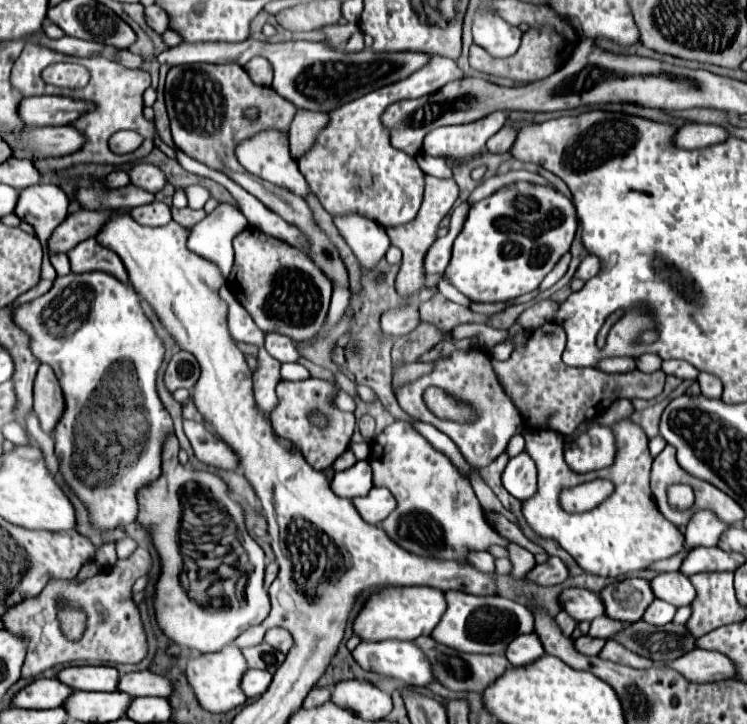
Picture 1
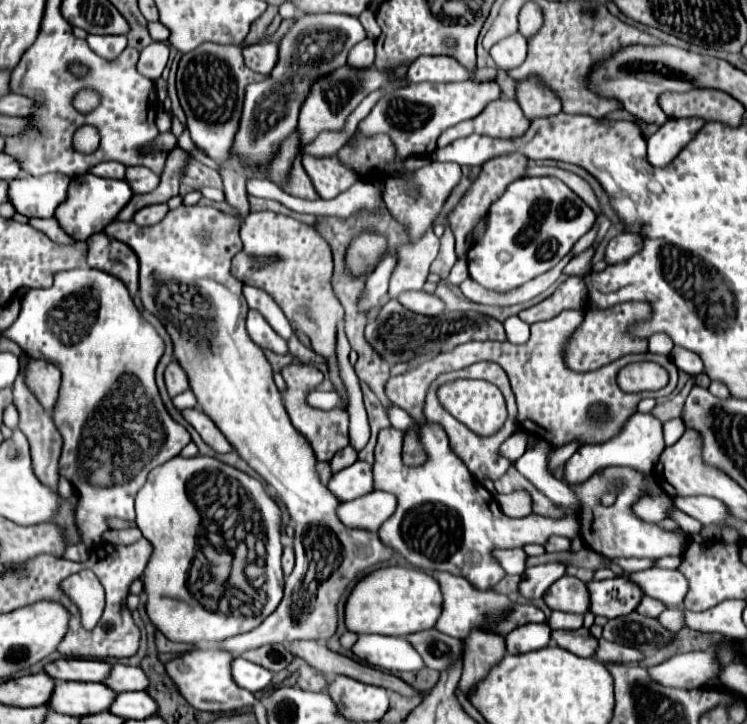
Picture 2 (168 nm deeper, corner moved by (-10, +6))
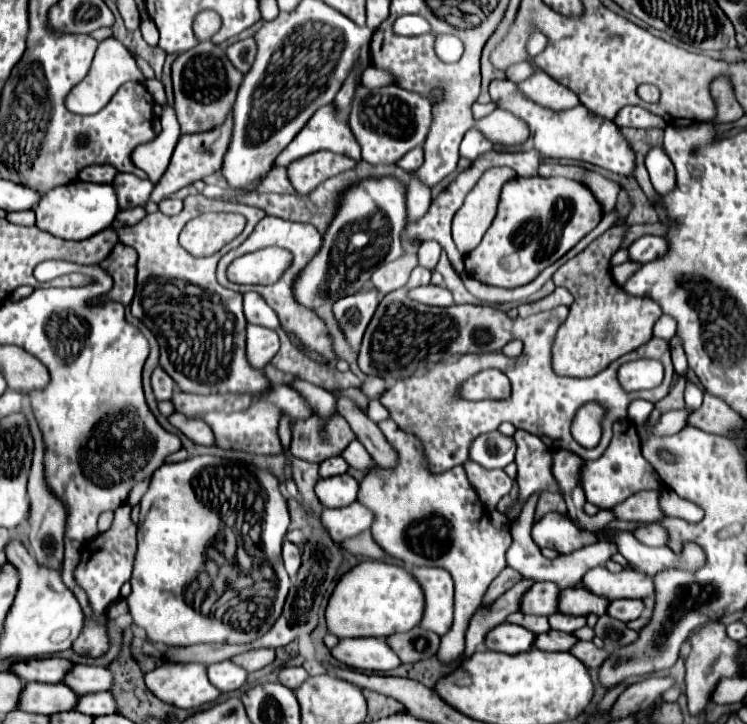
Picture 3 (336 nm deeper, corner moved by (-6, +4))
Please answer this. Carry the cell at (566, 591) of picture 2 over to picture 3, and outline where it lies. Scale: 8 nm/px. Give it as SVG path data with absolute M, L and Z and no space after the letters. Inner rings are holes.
M533 583L531 591L523 595L523 607L519 607L523 613L531 615L553 615L557 613L557 601L559 601L559 587L555 583Z

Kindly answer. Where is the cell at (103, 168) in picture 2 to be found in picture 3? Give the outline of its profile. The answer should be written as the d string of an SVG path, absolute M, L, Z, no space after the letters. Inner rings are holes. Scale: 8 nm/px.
M89 165L79 171L79 179L91 183L113 183L117 169L111 165Z

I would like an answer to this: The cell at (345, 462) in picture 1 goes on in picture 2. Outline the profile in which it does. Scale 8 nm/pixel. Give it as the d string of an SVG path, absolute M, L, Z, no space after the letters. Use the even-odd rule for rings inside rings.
M349 445L349 447L341 449L339 453L335 453L335 457L331 459L331 469L333 469L333 473L337 473L337 471L353 465L355 461L357 461L357 451Z

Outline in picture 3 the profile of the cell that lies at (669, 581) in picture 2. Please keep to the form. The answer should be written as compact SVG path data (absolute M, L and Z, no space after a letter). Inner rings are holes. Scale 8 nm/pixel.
M595 567L587 571L587 575L581 579L583 587L589 587L591 593L603 595L605 599L643 599L653 595L653 577L637 571L621 571L621 573L609 573L605 567Z

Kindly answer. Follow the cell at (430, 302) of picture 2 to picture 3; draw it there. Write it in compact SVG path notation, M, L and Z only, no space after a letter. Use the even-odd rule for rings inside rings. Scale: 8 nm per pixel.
M425 285L415 287L409 291L409 297L423 303L423 305L437 305L437 307L449 307L453 305L453 295L443 285Z

